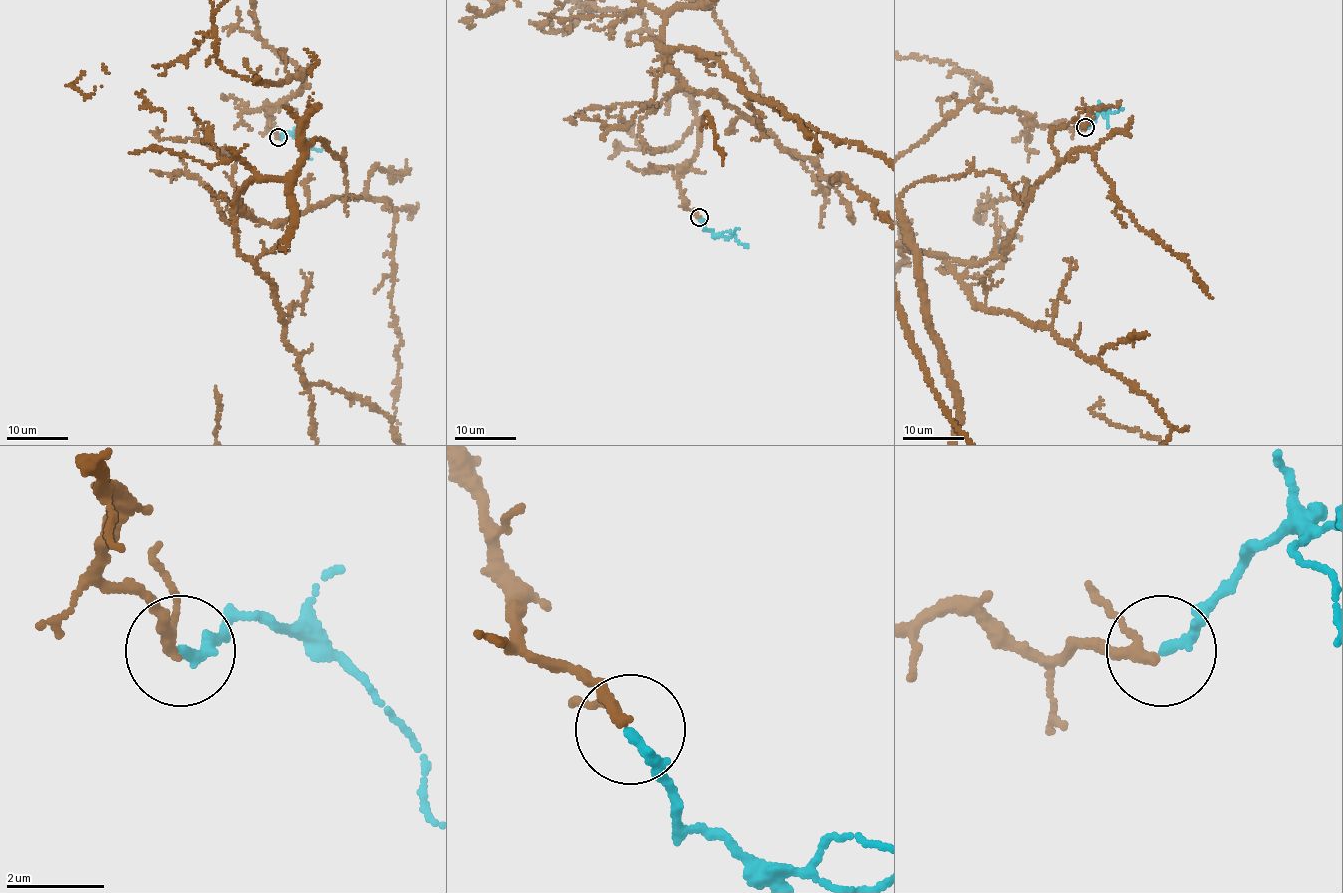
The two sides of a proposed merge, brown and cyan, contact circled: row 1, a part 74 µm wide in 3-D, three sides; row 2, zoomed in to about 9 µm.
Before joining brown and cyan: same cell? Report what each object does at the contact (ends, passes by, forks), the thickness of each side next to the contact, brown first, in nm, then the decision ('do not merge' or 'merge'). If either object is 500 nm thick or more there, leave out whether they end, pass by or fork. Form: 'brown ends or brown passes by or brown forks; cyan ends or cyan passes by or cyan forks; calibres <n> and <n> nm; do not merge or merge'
brown passes by; cyan ends; calibres 180 and 200 nm; merge

